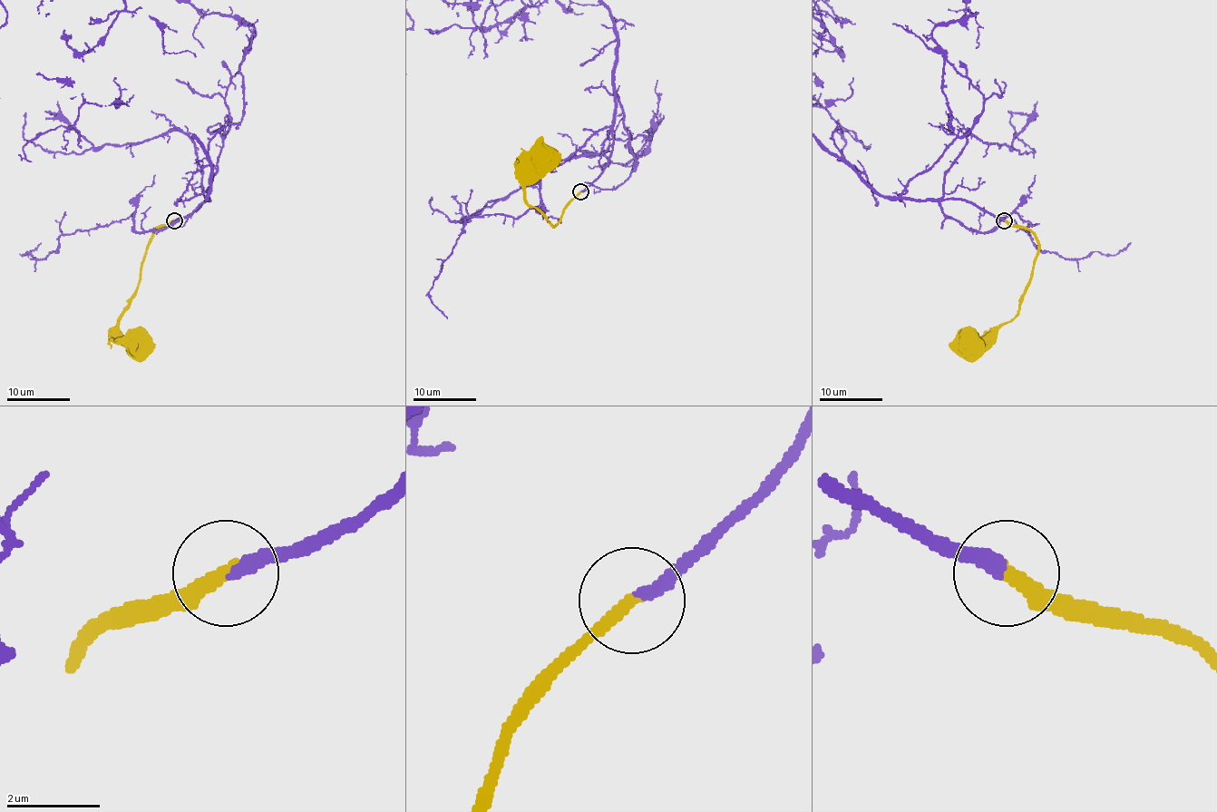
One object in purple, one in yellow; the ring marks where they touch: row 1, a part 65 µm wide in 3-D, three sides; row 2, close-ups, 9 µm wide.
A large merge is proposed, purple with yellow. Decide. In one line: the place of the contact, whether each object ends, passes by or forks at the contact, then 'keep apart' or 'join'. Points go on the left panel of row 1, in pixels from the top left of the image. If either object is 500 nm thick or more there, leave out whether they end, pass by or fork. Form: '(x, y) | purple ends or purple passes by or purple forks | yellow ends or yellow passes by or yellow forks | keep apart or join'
(174, 220) | purple ends | yellow ends | join

